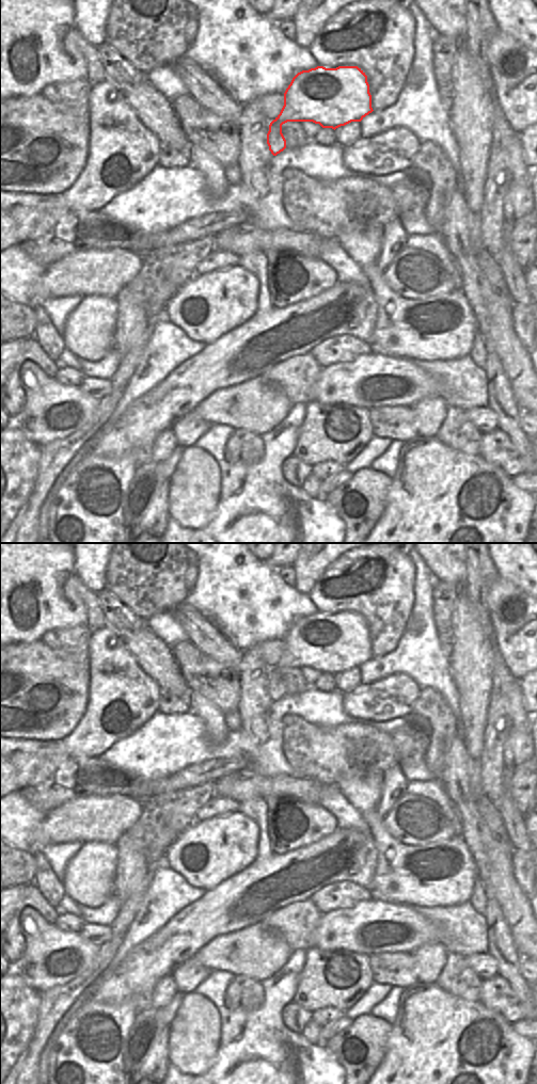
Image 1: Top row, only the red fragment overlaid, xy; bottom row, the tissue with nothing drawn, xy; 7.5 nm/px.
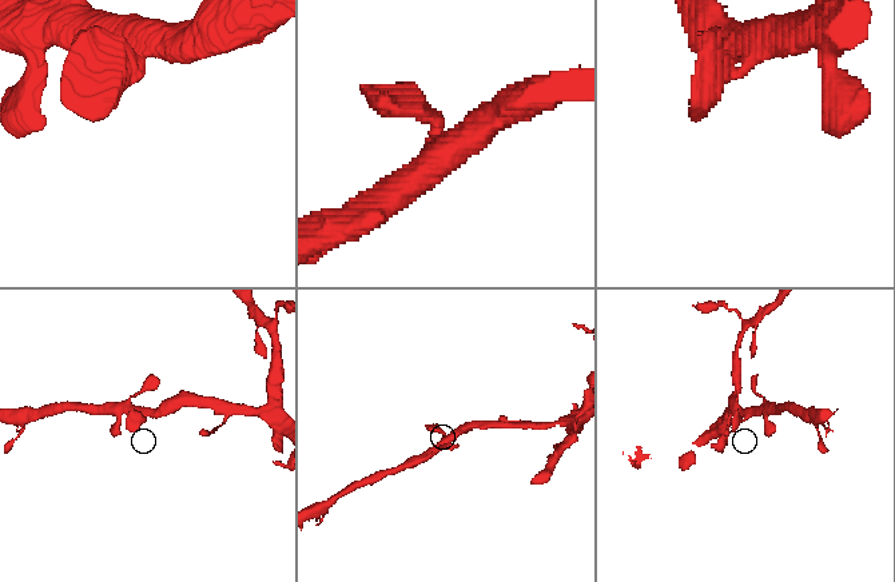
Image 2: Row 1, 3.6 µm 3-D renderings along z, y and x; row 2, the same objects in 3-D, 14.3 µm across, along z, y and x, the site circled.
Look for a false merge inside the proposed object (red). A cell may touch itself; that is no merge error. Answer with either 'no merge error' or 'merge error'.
no merge error

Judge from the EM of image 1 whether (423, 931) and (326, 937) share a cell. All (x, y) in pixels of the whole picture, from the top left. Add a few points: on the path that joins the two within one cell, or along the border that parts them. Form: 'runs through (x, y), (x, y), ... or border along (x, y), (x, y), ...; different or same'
runs through (398, 921), (375, 920), (360, 928), (350, 928); same

